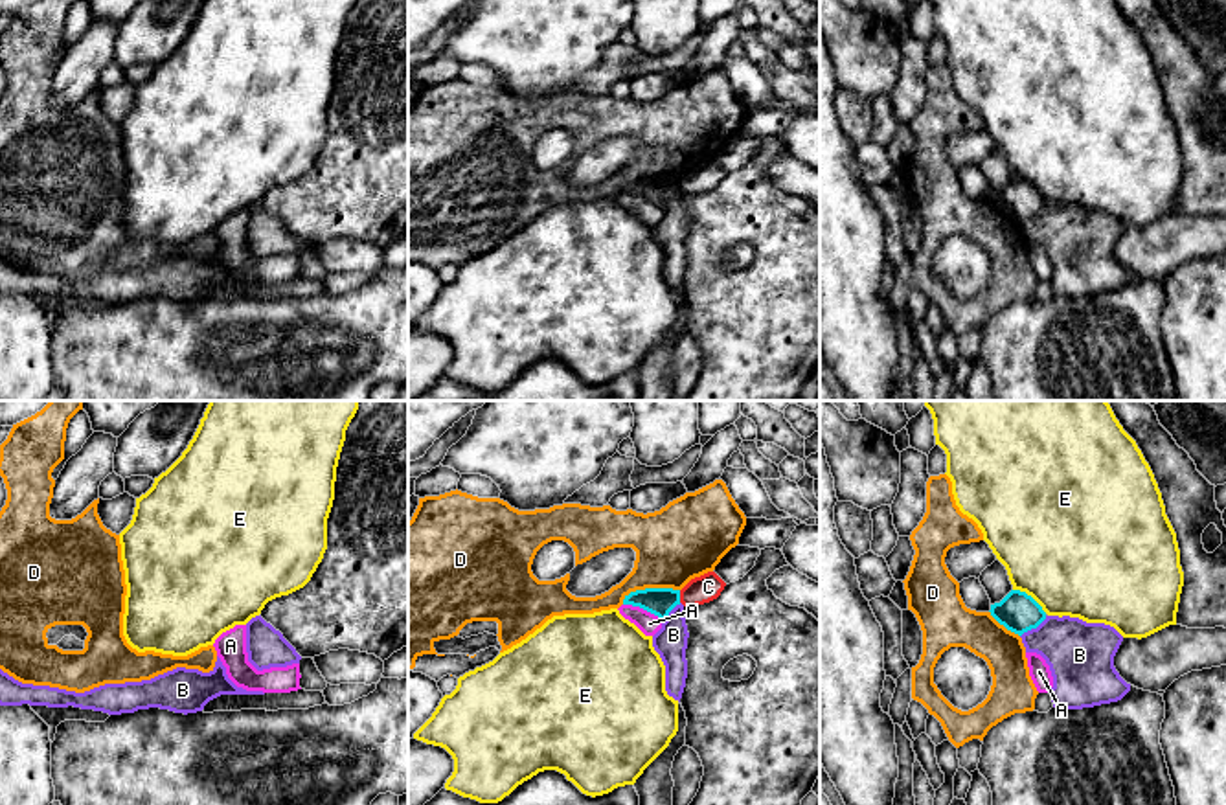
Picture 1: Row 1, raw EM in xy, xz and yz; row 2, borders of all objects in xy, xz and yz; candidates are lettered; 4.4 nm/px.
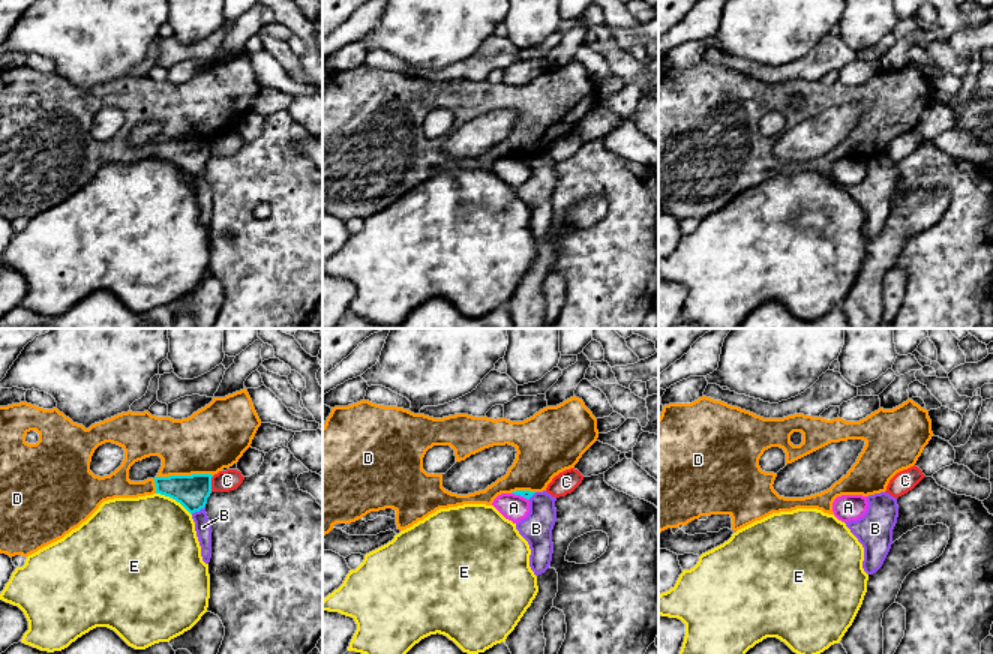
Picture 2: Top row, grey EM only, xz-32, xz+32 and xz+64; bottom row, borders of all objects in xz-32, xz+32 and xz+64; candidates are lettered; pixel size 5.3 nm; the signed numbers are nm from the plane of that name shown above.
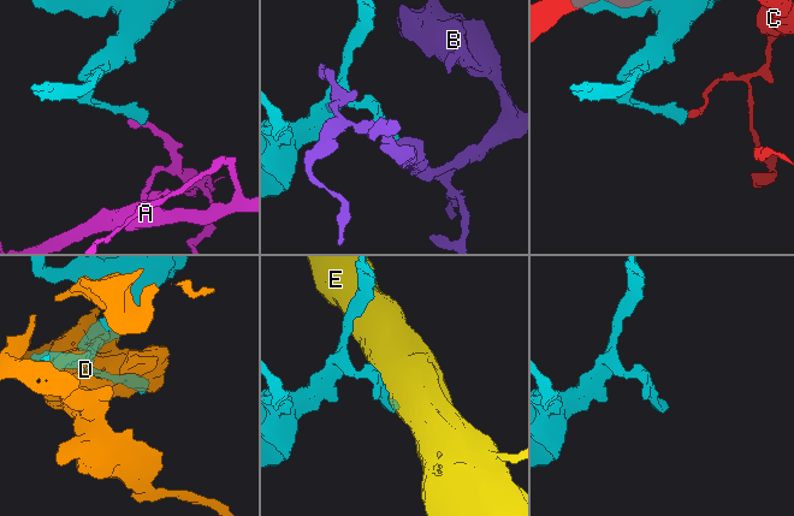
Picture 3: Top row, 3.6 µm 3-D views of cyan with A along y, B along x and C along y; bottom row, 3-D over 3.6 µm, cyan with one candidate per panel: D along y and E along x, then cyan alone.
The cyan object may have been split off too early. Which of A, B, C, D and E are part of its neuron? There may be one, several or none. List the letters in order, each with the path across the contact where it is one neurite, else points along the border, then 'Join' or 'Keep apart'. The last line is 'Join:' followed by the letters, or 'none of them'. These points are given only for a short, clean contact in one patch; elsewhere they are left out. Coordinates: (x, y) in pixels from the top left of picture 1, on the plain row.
A: Boundary: xz (624, 192), (642, 195), (662, 210). Keep apart
B: Boundary: yz (1046, 204), (1021, 225). Keep apart
C: Boundary: xz (679, 179), (681, 190). Keep apart
D: Keep apart
E: Keep apart
Join: none of them

